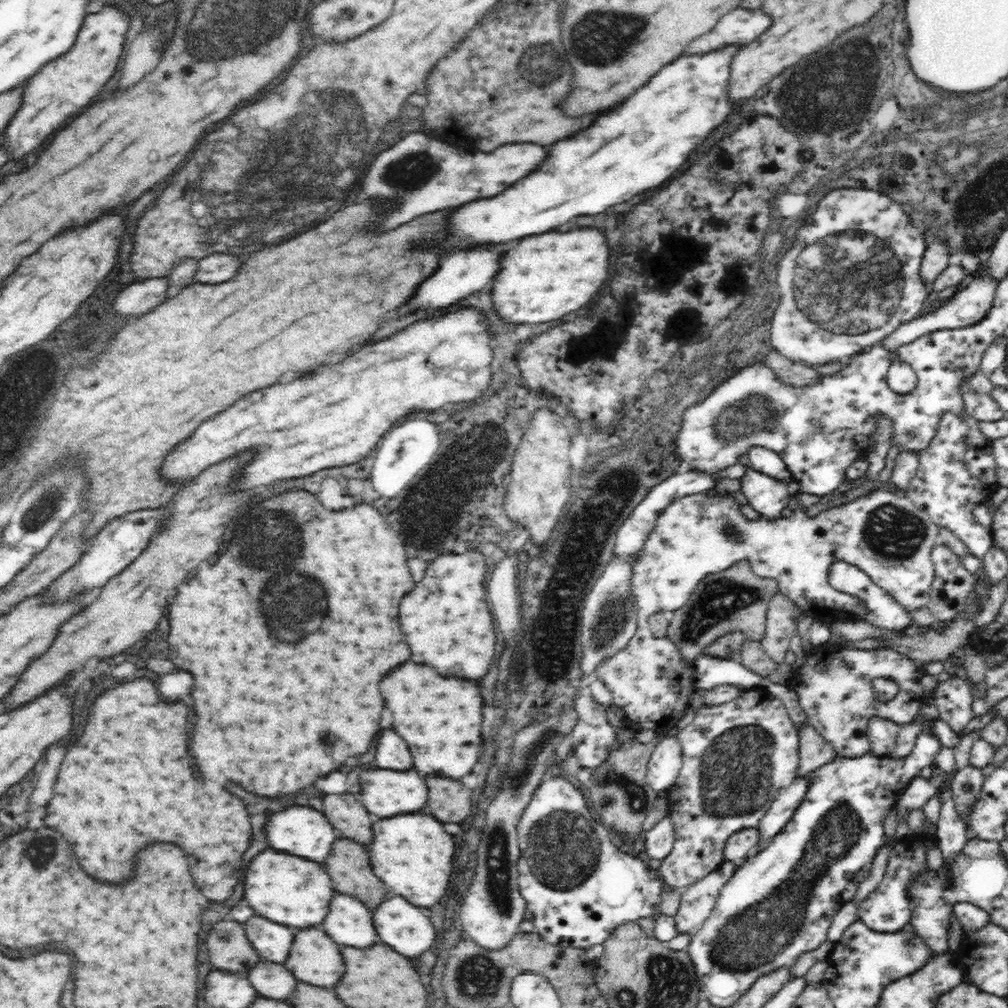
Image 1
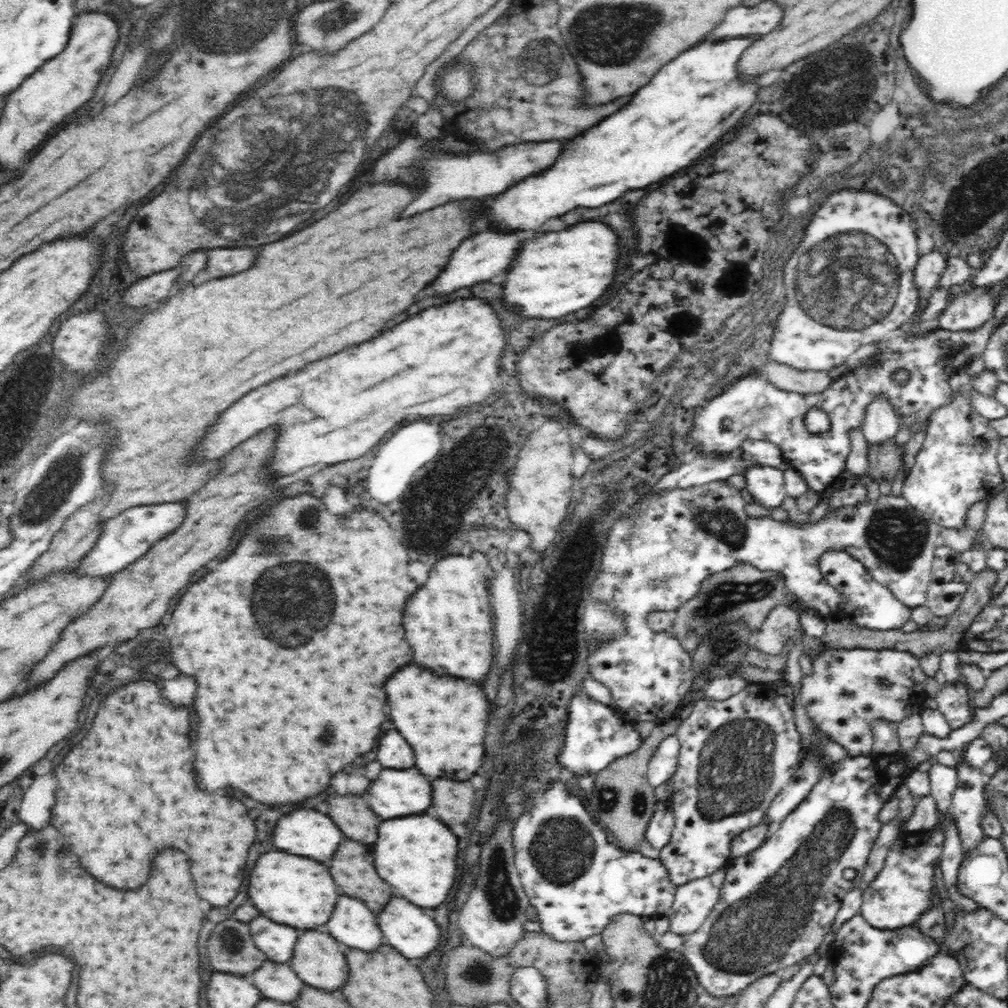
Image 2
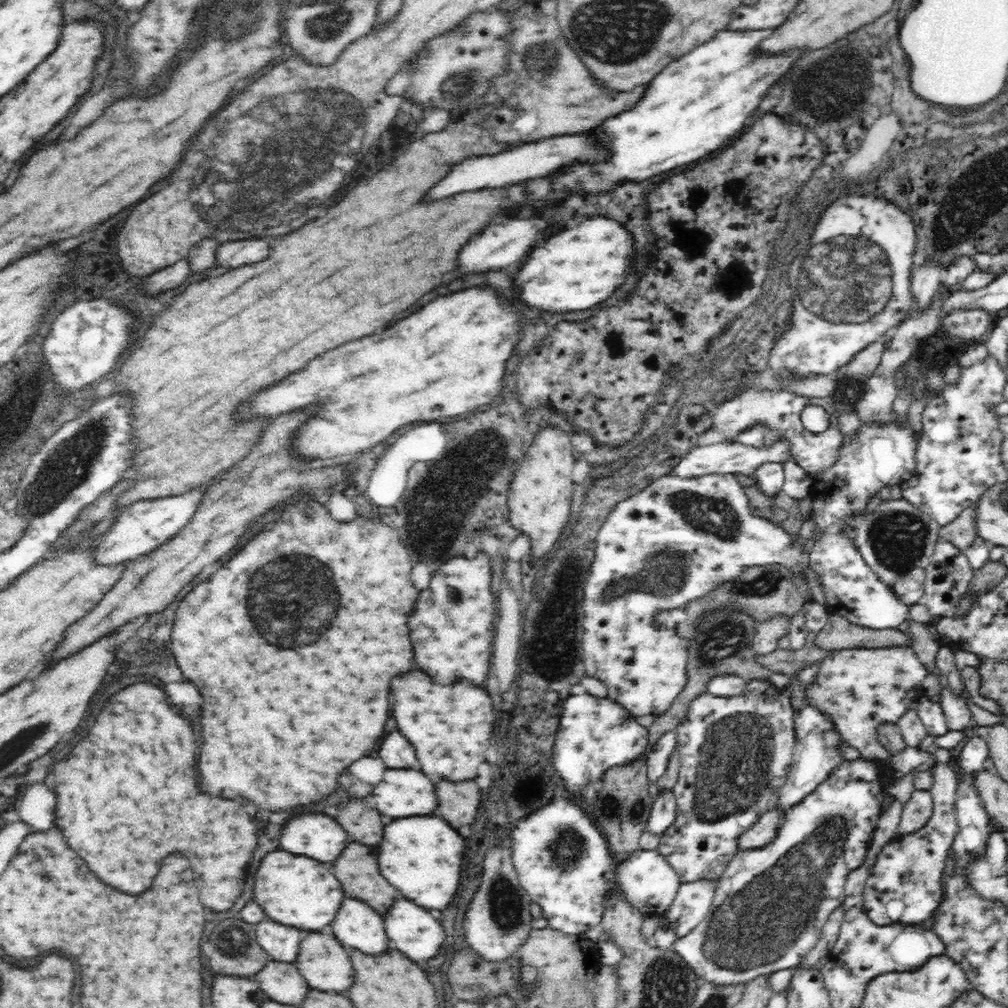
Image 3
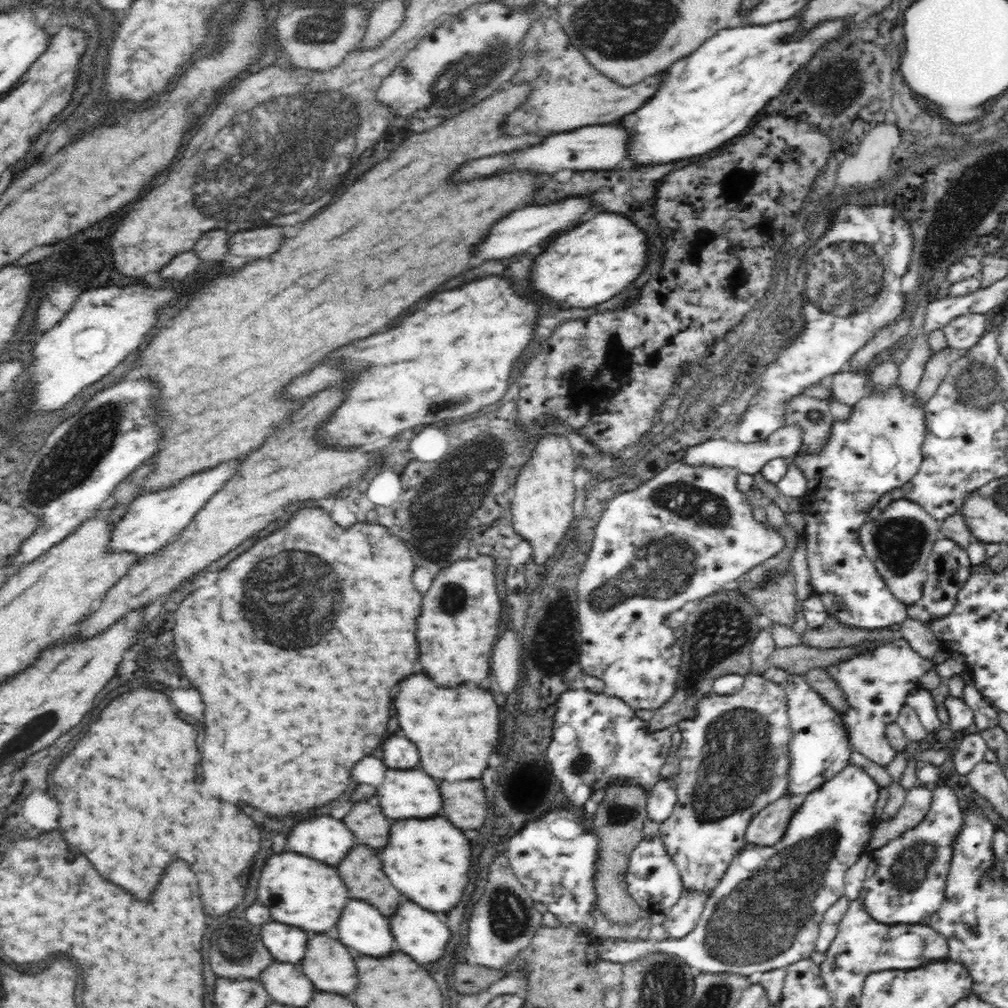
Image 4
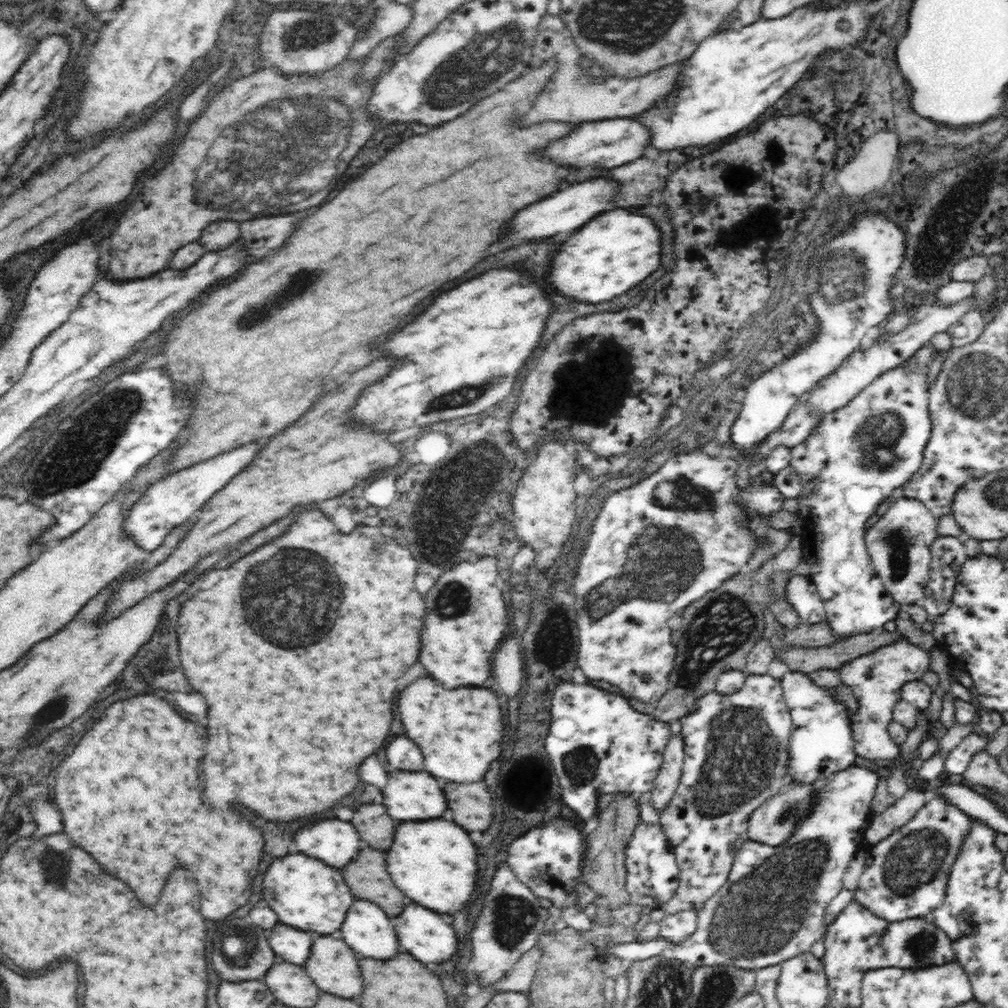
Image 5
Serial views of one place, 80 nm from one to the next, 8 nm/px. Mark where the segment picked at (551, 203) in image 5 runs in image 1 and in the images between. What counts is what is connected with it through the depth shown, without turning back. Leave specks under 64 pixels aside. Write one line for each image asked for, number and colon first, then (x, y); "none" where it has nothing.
1: (462, 273)
2: (487, 255)
3: (499, 246)
4: (523, 229)

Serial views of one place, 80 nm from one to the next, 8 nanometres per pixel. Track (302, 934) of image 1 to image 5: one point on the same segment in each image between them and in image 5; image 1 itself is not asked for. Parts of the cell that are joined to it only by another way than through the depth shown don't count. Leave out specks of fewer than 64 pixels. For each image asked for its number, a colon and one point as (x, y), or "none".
2: (319, 962)
3: (325, 965)
4: (328, 964)
5: (332, 965)

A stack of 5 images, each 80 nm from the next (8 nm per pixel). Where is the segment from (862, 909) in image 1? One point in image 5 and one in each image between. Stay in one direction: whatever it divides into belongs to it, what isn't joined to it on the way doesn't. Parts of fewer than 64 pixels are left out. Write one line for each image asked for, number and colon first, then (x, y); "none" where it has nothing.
2: (903, 890)
3: (905, 885)
4: (905, 882)
5: (906, 875)

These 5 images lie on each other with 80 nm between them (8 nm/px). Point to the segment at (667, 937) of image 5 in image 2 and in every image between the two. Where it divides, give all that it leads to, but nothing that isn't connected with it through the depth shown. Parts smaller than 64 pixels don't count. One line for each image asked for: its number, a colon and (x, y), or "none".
2: (693, 902)
3: (692, 903)
4: (682, 917)

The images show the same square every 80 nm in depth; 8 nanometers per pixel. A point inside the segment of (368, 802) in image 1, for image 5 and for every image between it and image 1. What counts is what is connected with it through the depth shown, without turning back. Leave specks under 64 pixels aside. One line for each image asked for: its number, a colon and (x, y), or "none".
2: (396, 793)
3: (402, 793)
4: (405, 793)
5: (408, 795)

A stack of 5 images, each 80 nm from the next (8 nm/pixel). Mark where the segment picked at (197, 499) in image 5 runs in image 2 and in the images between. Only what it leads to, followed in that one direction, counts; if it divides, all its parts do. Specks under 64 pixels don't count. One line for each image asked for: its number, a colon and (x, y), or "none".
2: (123, 539)
3: (140, 527)
4: (152, 520)

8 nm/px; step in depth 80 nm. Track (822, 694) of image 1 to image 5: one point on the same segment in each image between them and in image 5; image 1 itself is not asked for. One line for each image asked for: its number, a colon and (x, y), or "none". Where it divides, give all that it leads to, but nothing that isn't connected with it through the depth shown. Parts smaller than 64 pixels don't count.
2: (848, 691)
3: (859, 689)
4: (875, 684)
5: (877, 678)

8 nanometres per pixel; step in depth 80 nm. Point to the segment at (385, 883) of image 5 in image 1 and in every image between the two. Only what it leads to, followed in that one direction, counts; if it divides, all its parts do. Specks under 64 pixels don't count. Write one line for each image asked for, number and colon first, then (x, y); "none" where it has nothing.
1: (348, 867)
2: (354, 873)
3: (357, 869)
4: (362, 874)

